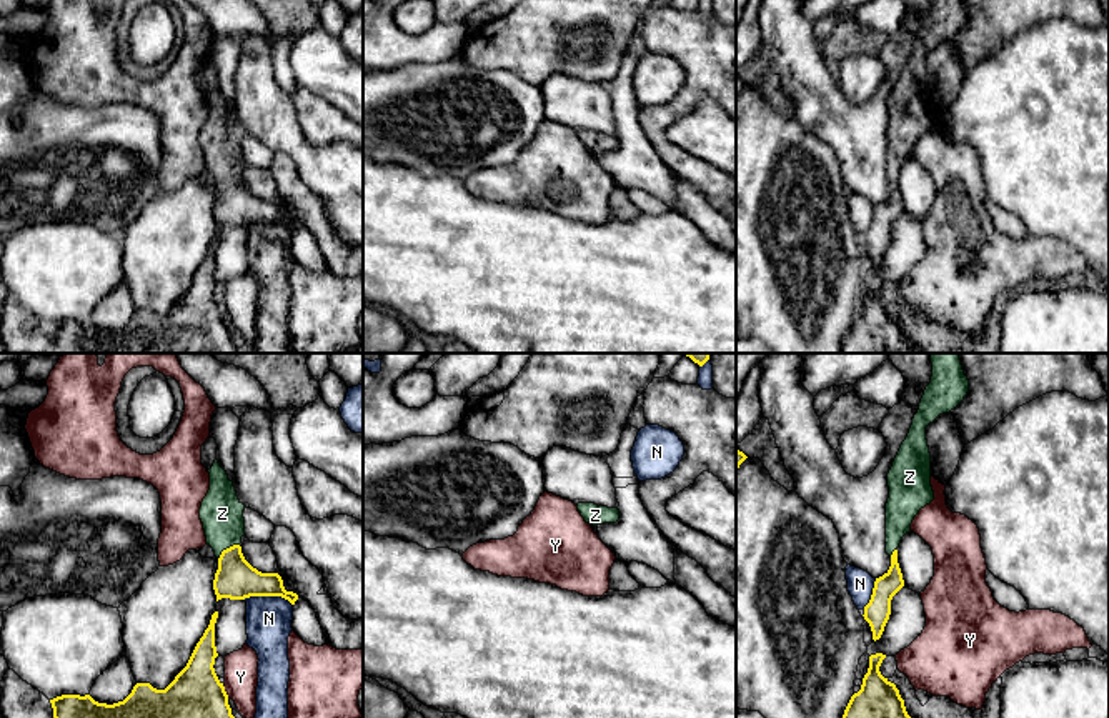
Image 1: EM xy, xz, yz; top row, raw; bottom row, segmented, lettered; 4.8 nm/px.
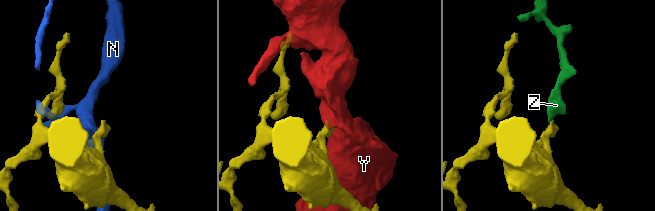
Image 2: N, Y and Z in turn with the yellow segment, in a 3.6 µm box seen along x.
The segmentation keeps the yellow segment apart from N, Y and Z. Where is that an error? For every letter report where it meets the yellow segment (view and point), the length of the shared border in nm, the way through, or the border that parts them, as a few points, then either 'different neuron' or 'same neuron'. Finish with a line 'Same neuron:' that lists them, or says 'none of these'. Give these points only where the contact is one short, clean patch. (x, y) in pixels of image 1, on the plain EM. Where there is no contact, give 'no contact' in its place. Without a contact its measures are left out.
N: meets yellow in xy at (268, 222); contact 240 nm long; different neuron
Y: meets yellow in xy at (225, 319); contact 70 nm long; different neuron
Z: meets yellow in xy at (227, 175); contact 130 nm long; runs through xy (235, 205), (227, 175), (222, 140); same neuron
Same neuron: Z

